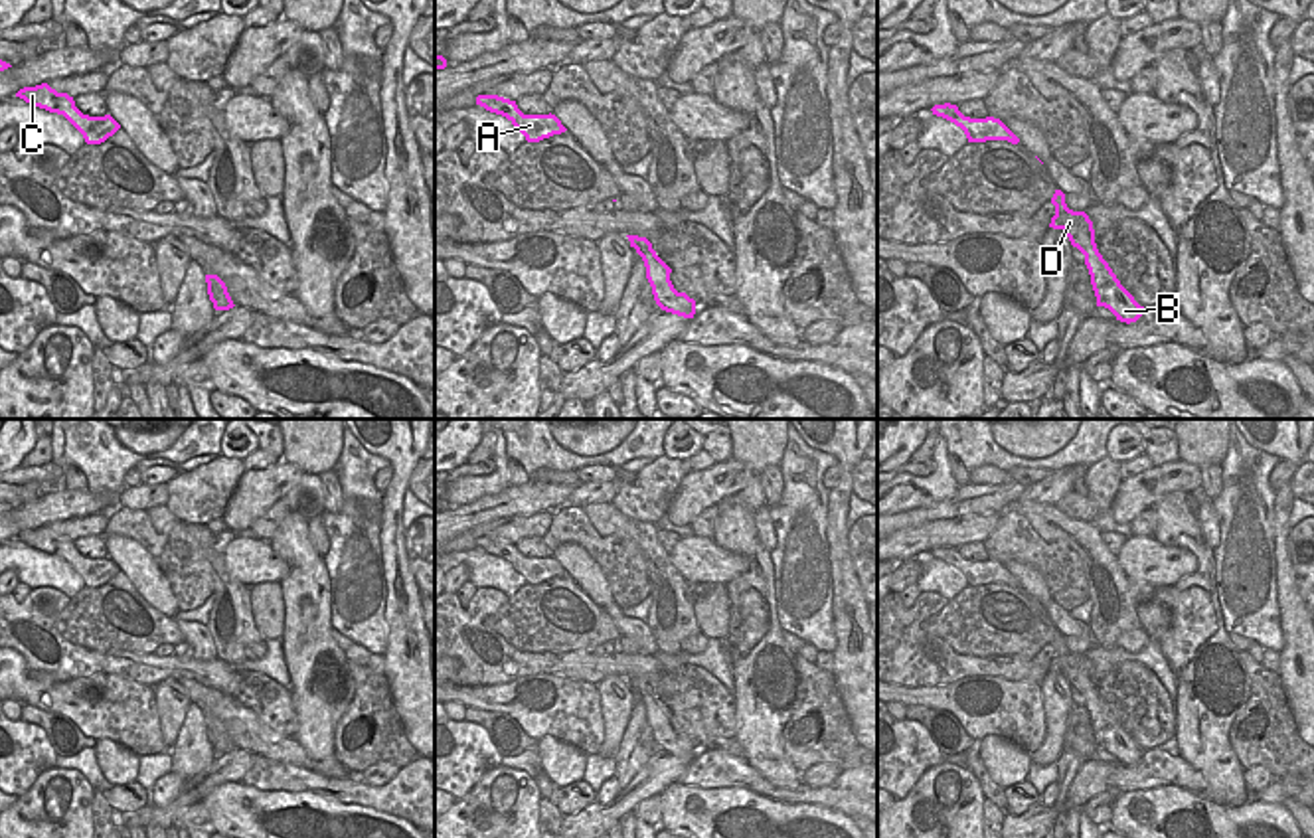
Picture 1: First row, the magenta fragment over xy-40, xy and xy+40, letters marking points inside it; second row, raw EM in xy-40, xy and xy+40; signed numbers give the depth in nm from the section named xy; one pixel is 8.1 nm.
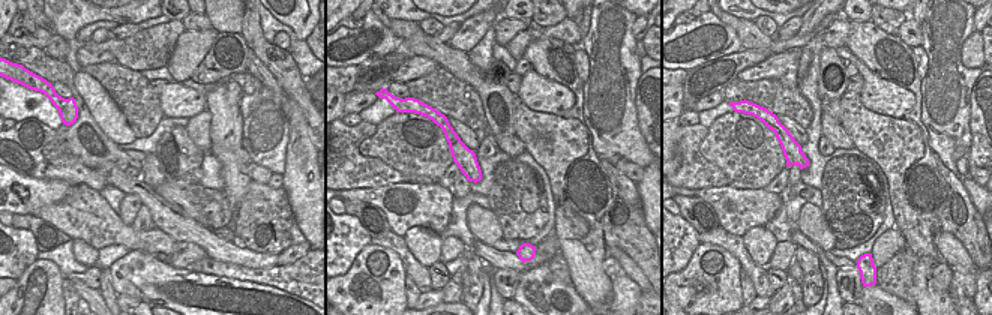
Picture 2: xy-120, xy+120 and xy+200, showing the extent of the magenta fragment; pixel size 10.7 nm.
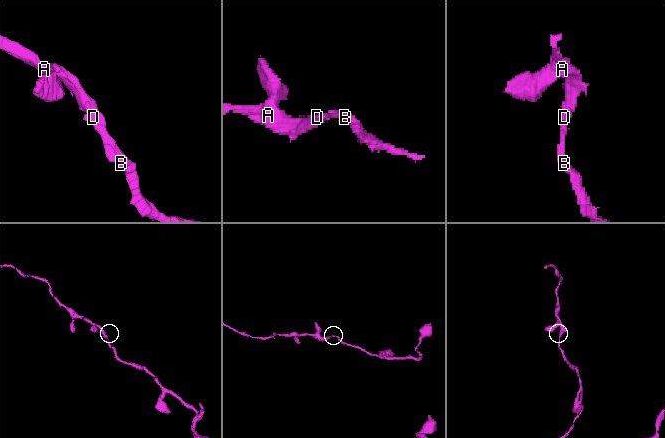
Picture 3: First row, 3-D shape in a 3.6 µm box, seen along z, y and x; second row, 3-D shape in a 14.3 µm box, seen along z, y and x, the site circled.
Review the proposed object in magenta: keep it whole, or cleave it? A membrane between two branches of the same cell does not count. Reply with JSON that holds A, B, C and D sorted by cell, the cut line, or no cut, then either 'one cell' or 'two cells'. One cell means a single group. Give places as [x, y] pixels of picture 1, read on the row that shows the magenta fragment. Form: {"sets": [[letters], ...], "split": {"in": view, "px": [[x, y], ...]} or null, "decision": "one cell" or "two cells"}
{"sets": [["A", "B", "C", "D"]], "split": null, "decision": "one cell"}

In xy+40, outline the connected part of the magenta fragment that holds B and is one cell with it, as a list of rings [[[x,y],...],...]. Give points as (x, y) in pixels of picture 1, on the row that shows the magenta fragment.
[[[1055,190],[1051,204],[1055,206],[1055,215],[1051,217],[1049,227],[1063,229],[1071,245],[1085,255],[1097,306],[1109,308],[1120,322],[1136,322],[1142,316],[1144,306],[1140,306],[1120,285],[1109,263],[1099,253],[1089,215],[1085,211],[1069,210],[1061,190]]]

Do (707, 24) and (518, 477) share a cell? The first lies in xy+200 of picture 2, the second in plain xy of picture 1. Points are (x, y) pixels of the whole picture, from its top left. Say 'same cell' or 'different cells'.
different cells

